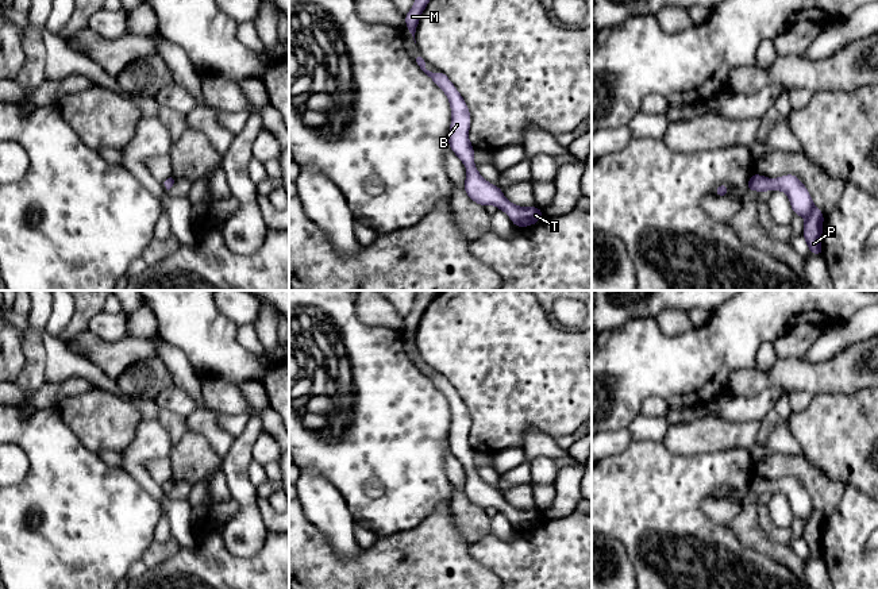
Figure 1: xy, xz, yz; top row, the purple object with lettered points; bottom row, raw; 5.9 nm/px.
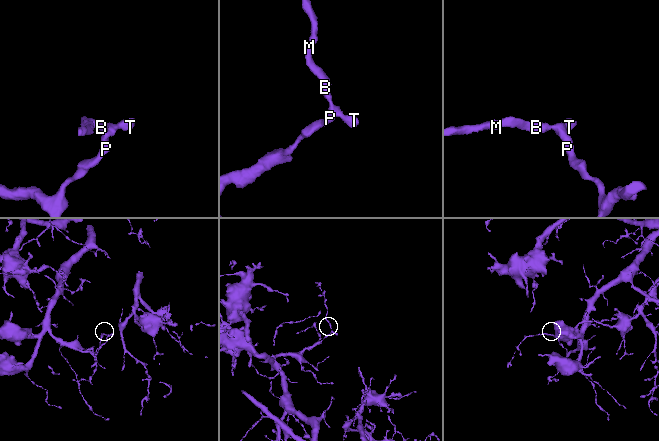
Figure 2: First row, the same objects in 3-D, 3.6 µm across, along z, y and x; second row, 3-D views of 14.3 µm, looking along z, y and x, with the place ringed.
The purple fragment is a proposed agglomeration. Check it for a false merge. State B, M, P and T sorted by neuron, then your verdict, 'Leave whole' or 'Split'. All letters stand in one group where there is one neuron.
Groups: B M P T. Leave whole

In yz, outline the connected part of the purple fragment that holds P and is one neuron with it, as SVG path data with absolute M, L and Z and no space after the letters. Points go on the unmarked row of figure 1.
M754 476L747 485L747 494L782 493L786 496L794 517L805 521L802 539L809 550L809 555L823 558L821 538L824 516L813 507L806 489L796 477L785 477L778 481L767 481Z

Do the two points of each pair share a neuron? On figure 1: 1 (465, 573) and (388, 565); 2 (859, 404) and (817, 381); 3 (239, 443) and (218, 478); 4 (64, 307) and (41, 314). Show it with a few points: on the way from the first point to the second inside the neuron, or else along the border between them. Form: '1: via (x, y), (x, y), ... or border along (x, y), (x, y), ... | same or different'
1: via (446, 568), (407, 568) | same
2: border along (863, 388), (848, 393), (816, 393), (813, 396) | different
3: border along (220, 469), (231, 496) | different
4: border along (53, 304), (53, 311), (45, 330) | different

